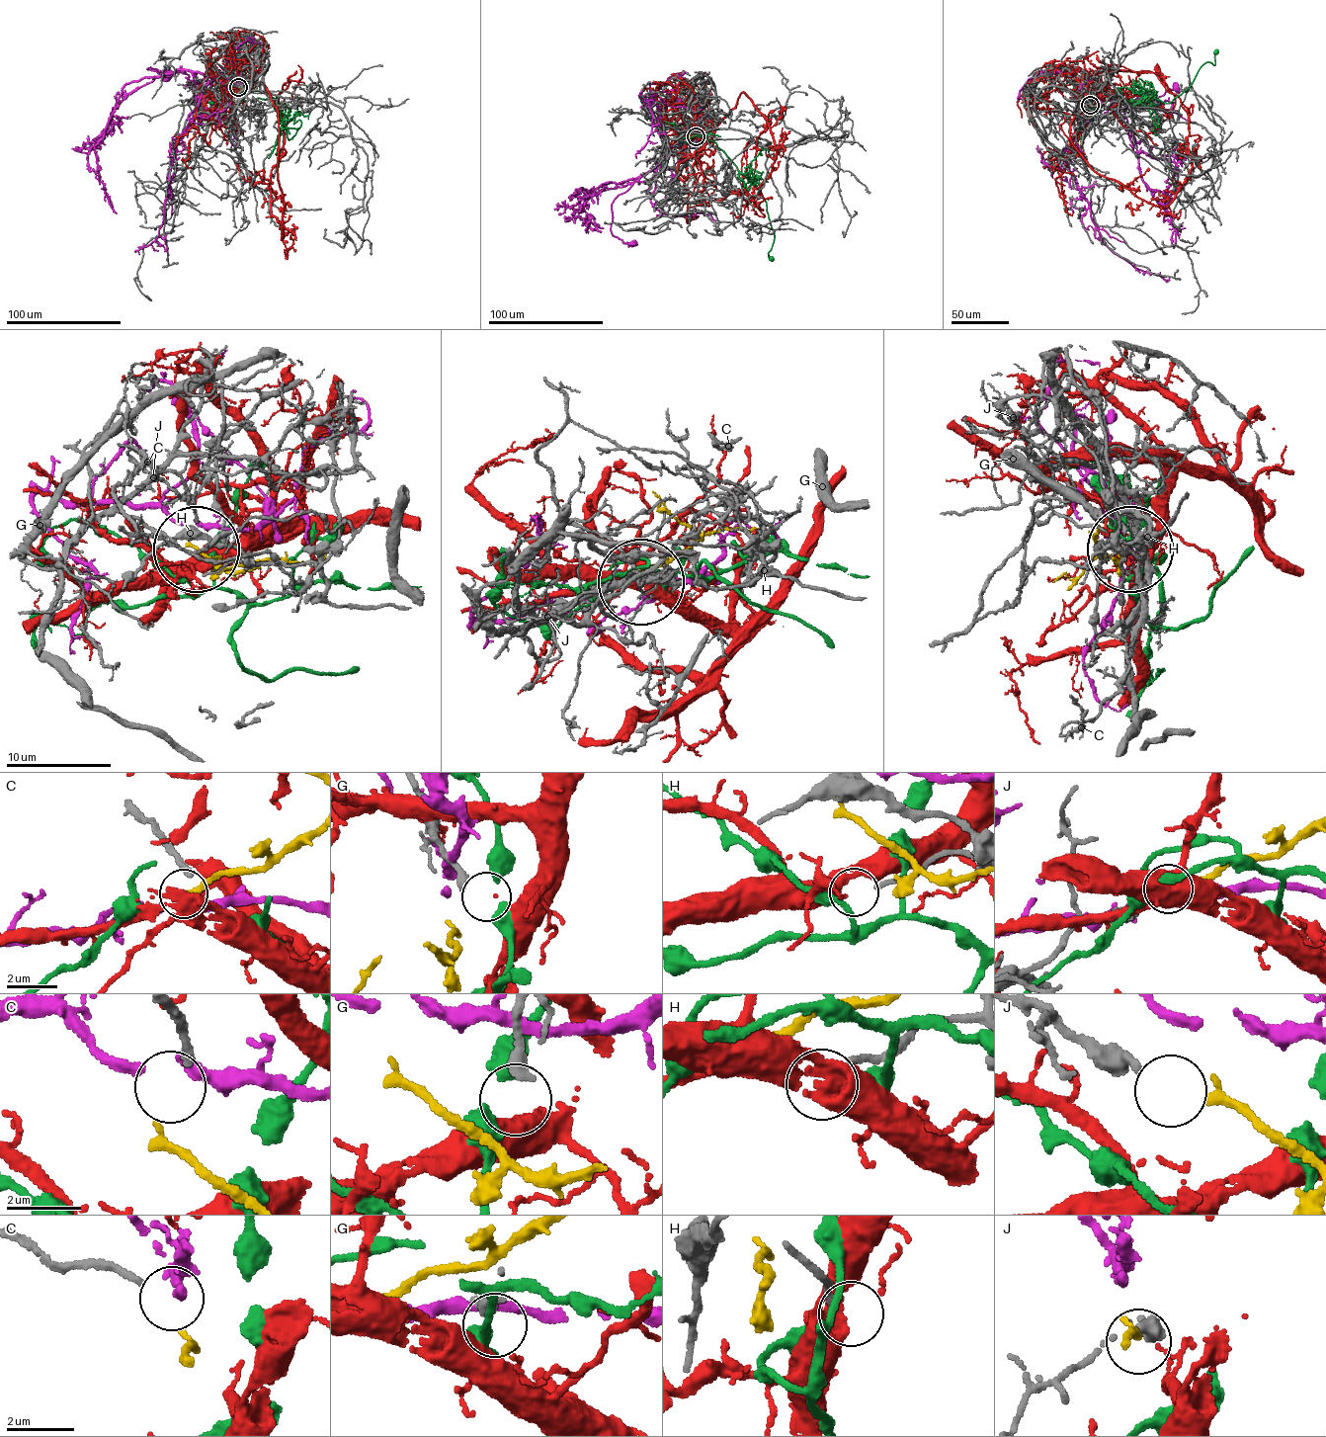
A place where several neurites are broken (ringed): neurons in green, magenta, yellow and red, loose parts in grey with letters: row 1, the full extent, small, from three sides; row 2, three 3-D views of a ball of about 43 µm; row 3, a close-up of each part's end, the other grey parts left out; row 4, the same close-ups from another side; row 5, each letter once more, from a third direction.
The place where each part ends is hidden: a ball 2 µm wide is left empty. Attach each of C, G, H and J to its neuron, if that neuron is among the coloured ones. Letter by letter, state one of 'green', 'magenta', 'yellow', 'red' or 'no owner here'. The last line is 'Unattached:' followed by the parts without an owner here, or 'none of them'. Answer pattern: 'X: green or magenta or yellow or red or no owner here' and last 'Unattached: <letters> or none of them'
C: no owner here
G: no owner here
H: no owner here
J: yellow
Unattached: C, G, H

